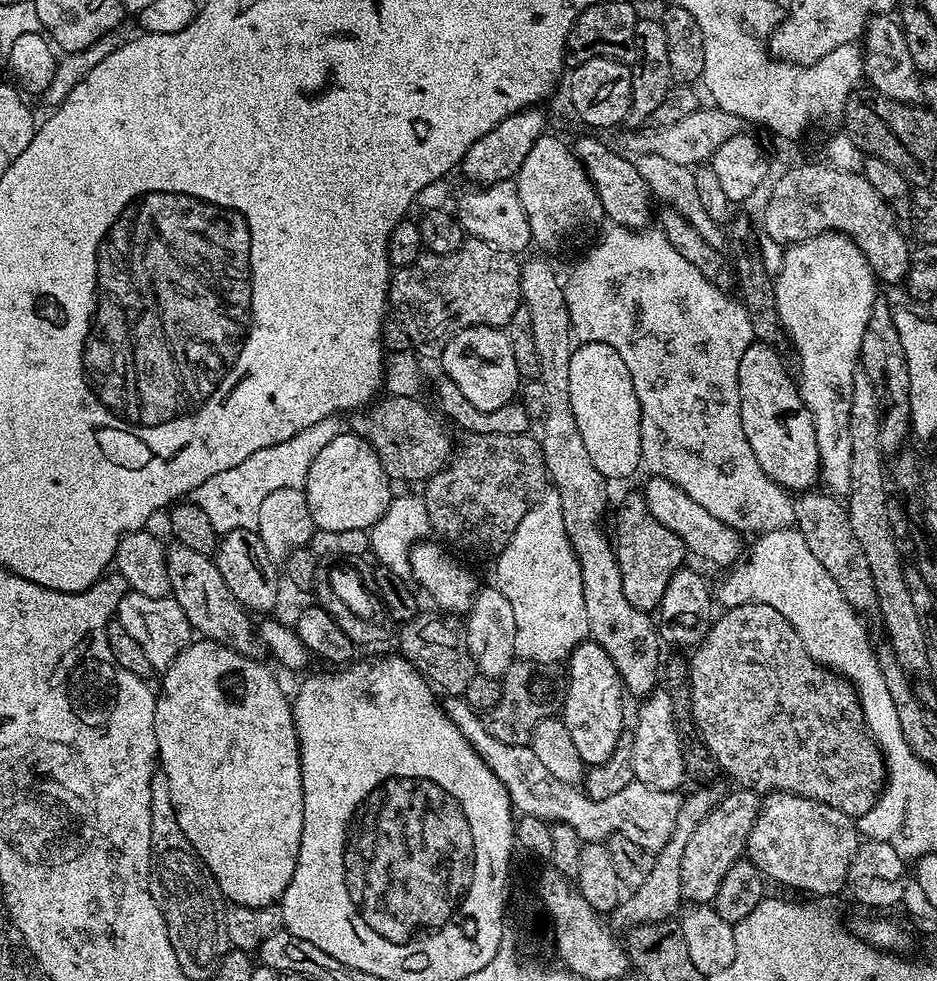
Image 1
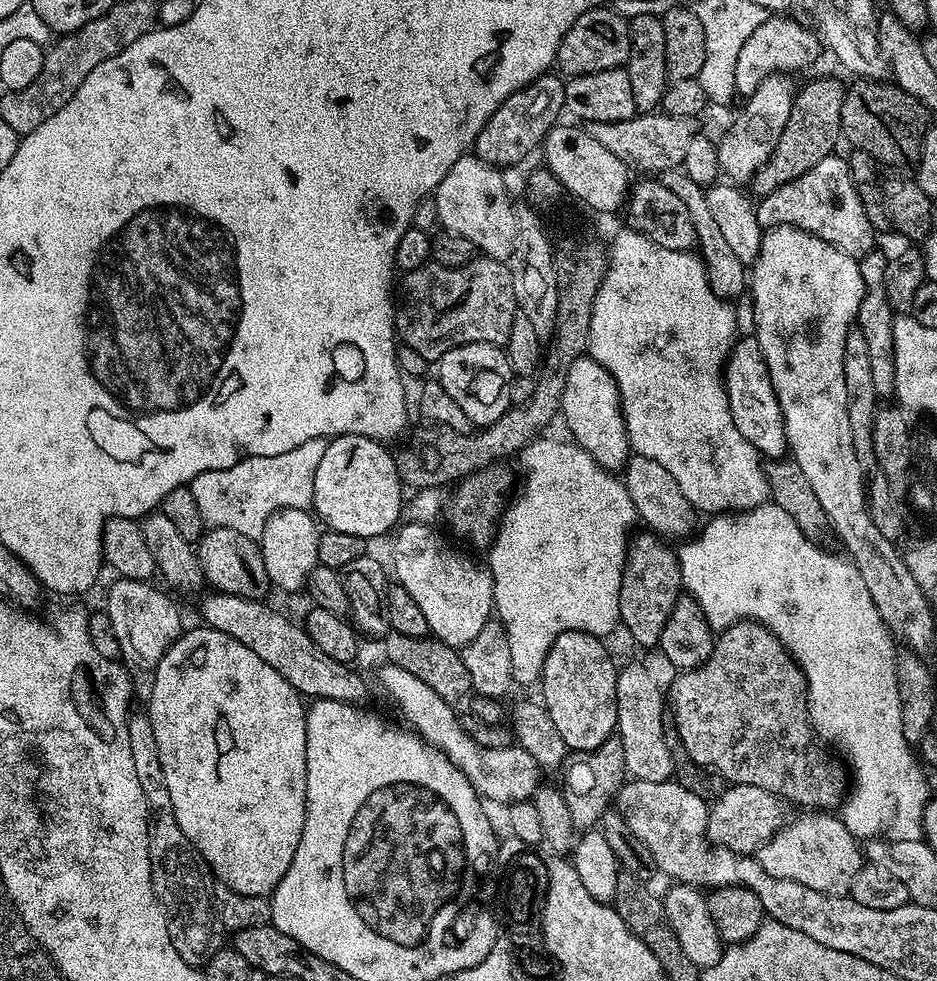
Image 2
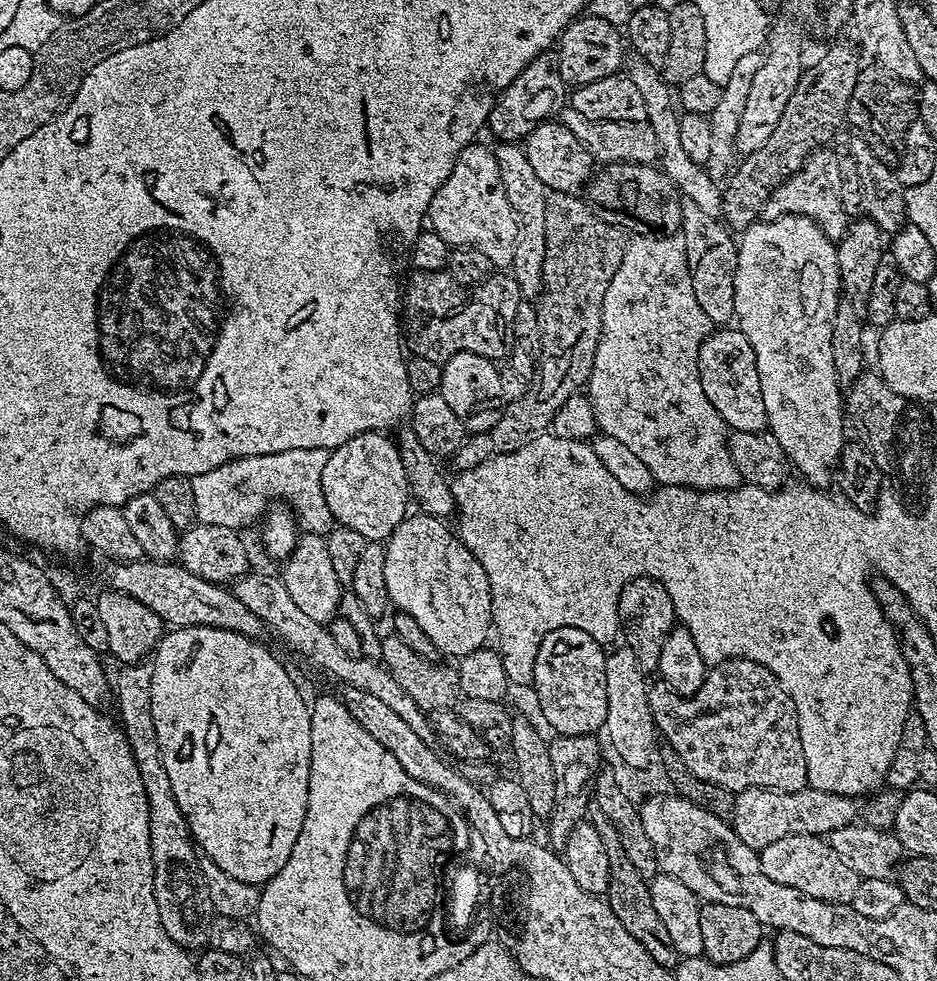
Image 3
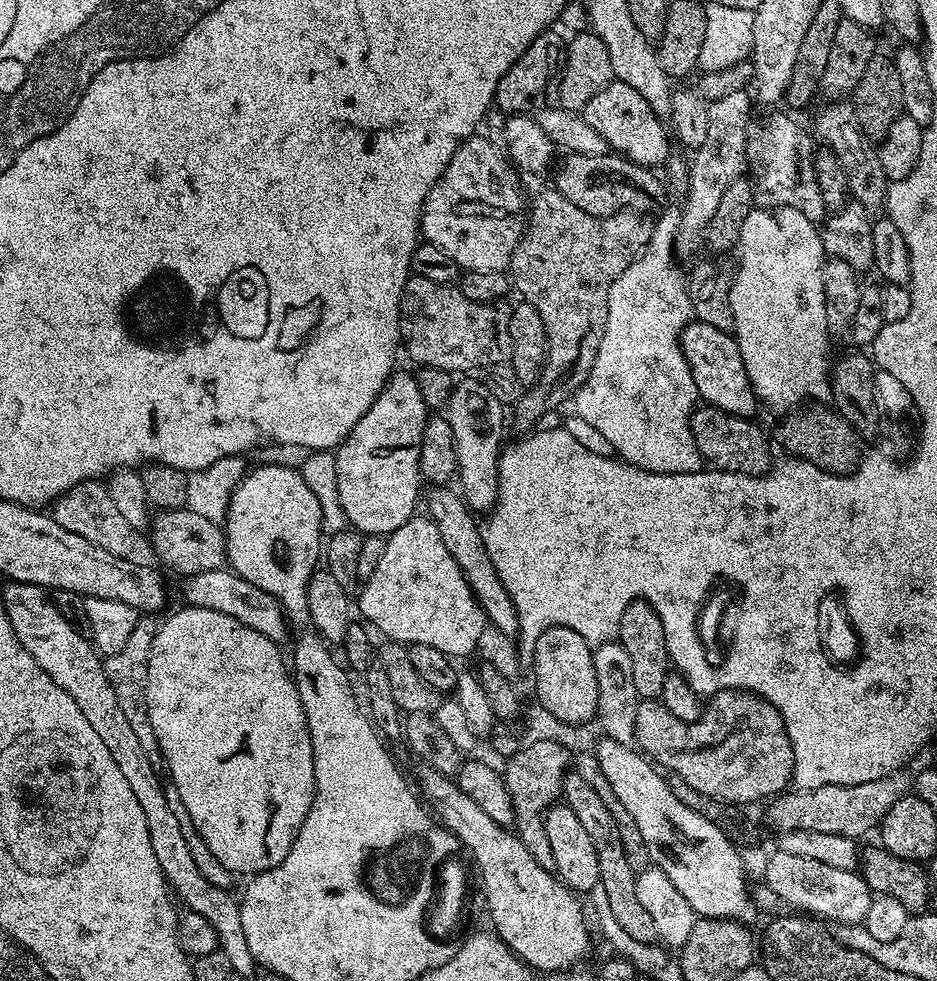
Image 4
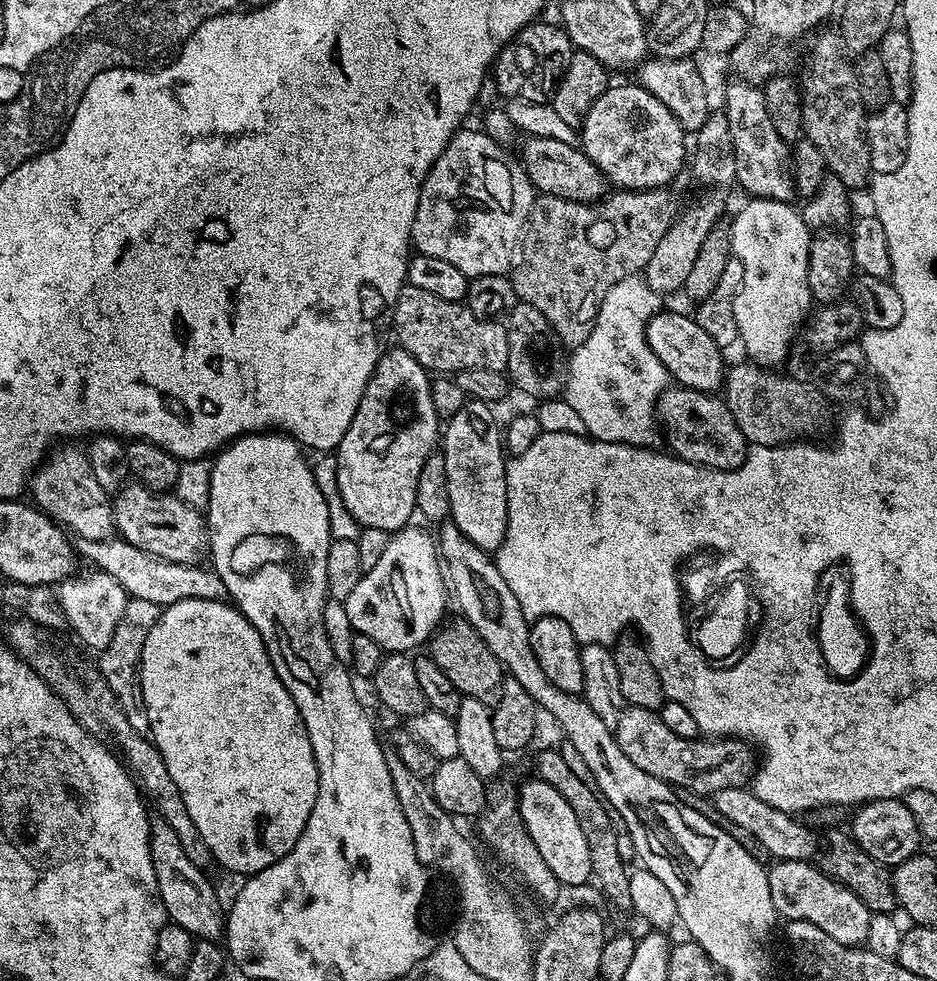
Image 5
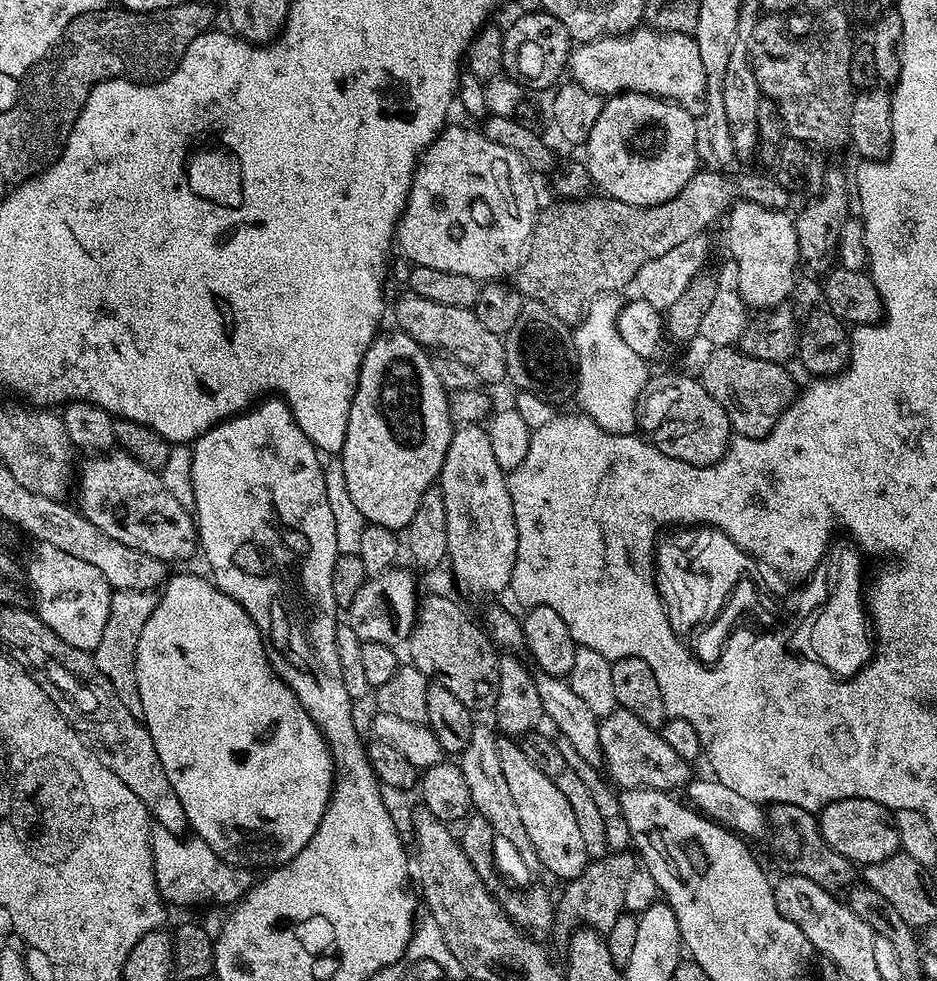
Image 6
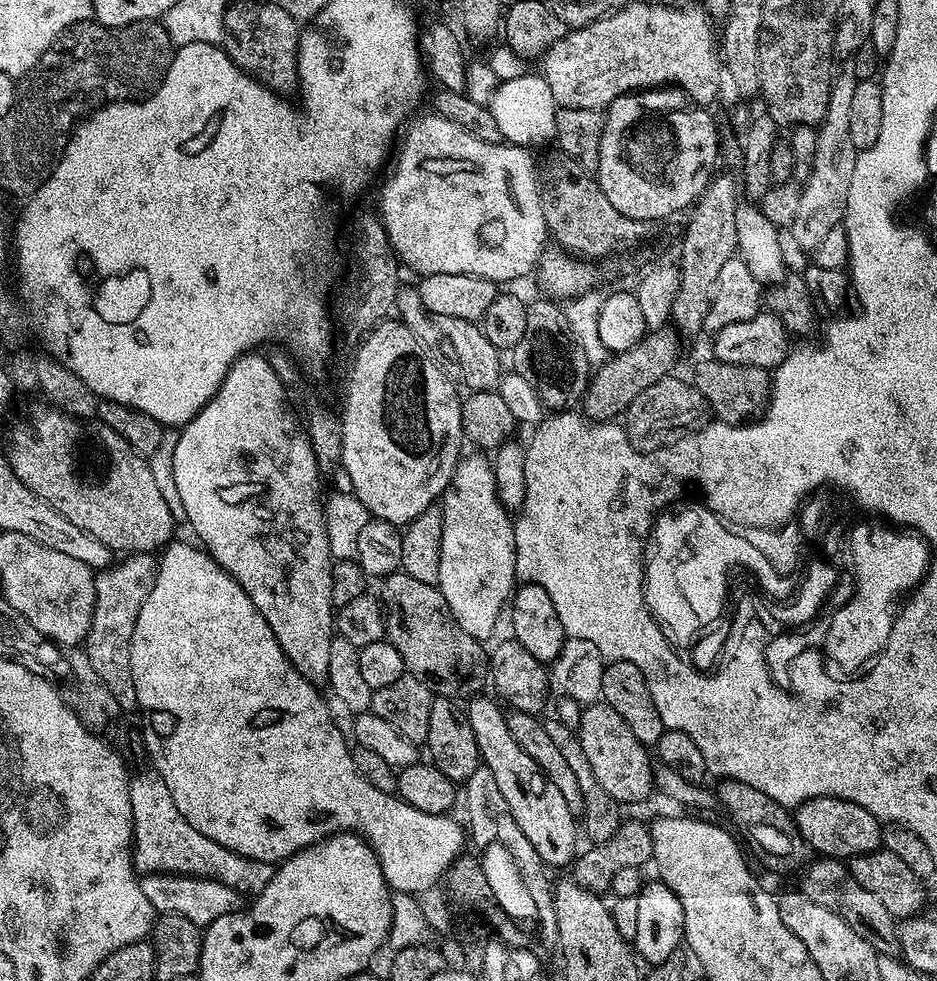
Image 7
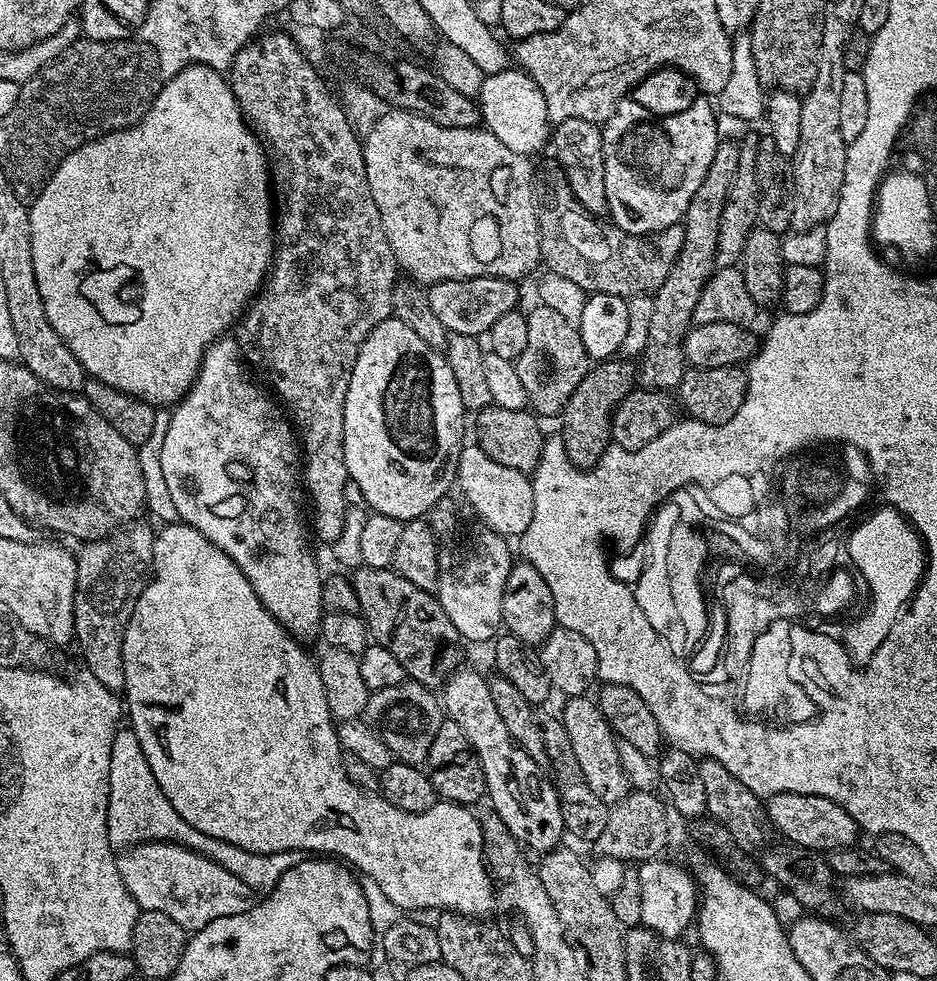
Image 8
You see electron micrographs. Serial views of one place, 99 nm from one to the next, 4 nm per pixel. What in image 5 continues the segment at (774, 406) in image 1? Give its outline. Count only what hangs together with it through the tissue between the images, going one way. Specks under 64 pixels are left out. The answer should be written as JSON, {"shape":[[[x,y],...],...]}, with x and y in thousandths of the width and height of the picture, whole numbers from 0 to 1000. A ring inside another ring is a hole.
{"shape":[[[705,316],[692,325],[687,332],[687,343],[692,346],[694,357],[702,361],[707,373],[711,373],[714,384],[723,392],[761,402],[772,397],[775,382],[774,360],[737,321],[729,322],[726,318]]]}

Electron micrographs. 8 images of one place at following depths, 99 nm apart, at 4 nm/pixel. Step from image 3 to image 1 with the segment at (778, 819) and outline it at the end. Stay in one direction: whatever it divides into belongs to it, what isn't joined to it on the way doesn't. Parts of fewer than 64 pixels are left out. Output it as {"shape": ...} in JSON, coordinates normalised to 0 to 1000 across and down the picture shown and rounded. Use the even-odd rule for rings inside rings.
{"shape":[[[797,805],[784,806],[765,814],[762,826],[745,838],[745,846],[736,850],[732,866],[728,866],[728,914],[739,922],[759,923],[766,903],[771,903],[771,895],[775,895],[775,887],[795,872],[800,846],[811,828],[812,812]]]}

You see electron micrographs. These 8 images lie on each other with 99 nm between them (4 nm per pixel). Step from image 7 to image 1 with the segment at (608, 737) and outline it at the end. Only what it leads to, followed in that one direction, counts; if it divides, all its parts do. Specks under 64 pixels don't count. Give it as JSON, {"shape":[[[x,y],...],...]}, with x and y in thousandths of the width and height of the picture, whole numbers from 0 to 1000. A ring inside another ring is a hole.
{"shape":[[[789,616],[776,621],[772,625],[774,628],[765,627],[760,634],[760,640],[753,646],[753,650],[744,656],[734,673],[734,702],[736,703],[736,716],[739,717],[739,734],[743,737],[743,749],[758,765],[758,769],[764,774],[769,788],[781,795],[787,795],[791,804],[806,807],[808,809],[819,809],[822,807],[846,807],[853,811],[859,811],[862,815],[872,815],[874,820],[885,820],[887,824],[893,824],[895,828],[917,834],[922,832],[943,804],[946,780],[943,768],[935,759],[931,749],[926,747],[925,740],[922,739],[923,731],[920,728],[918,713],[914,709],[914,700],[910,699],[900,689],[893,689],[891,685],[871,676],[869,671],[856,659],[856,650],[826,622],[826,618],[816,616]]]}

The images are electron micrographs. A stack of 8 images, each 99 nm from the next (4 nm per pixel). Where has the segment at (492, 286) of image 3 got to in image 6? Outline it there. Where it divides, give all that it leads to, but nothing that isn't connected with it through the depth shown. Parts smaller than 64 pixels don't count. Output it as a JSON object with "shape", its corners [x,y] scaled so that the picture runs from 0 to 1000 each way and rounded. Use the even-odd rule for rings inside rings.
{"shape":[[[432,297],[430,301],[423,306],[426,337],[445,347],[454,356],[478,360],[489,369],[496,370],[502,377],[508,379],[510,387],[518,392],[529,391],[534,386],[539,386],[542,374],[538,364],[537,346],[531,340],[519,336],[519,332],[510,328],[505,315],[472,312],[467,308],[459,308],[459,304],[450,304],[436,297]]]}

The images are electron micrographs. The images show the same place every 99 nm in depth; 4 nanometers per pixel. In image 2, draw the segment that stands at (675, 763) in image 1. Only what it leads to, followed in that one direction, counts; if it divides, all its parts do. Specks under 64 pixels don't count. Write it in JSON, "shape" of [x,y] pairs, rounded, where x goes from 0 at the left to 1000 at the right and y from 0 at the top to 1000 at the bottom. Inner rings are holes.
{"shape":[[[670,677],[657,687],[657,744],[664,756],[669,790],[685,797],[718,794],[717,774],[707,752],[707,732],[711,728],[711,709],[704,706],[700,693],[683,677]]]}

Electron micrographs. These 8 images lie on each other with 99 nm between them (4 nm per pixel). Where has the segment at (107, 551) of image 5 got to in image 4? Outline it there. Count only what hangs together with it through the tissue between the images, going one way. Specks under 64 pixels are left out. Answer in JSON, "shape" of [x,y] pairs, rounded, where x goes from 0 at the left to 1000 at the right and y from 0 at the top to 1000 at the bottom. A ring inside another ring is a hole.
{"shape":[[[242,578],[212,583],[200,588],[195,595],[197,617],[233,622],[233,626],[245,626],[245,630],[254,630],[254,634],[267,638],[267,642],[275,642],[275,646],[284,646],[284,650],[296,654],[303,654],[306,650],[309,633],[303,619],[288,606],[284,606],[284,601],[275,601],[275,597],[263,593],[263,589],[252,586]]]}

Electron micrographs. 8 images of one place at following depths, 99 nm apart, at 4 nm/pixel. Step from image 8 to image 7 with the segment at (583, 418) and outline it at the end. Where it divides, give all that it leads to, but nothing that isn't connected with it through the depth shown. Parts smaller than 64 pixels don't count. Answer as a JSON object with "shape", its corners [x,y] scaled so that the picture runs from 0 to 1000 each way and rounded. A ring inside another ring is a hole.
{"shape":[[[710,332],[700,337],[693,337],[672,357],[650,362],[645,370],[631,380],[628,397],[621,409],[622,423],[632,430],[653,430],[670,416],[689,398],[689,393],[698,393],[698,389],[709,386],[718,378],[721,366],[726,363],[728,344],[720,333]]]}

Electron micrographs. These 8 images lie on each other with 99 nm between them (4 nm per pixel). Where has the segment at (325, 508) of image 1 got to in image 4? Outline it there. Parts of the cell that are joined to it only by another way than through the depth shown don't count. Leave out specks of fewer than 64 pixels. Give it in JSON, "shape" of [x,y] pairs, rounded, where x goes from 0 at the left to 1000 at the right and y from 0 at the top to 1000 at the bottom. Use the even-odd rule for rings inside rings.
{"shape":[[[423,377],[395,418],[382,426],[374,442],[358,458],[361,508],[379,541],[413,548],[445,521],[444,509],[450,506],[448,452],[458,427],[459,418],[446,398],[443,382]]]}

